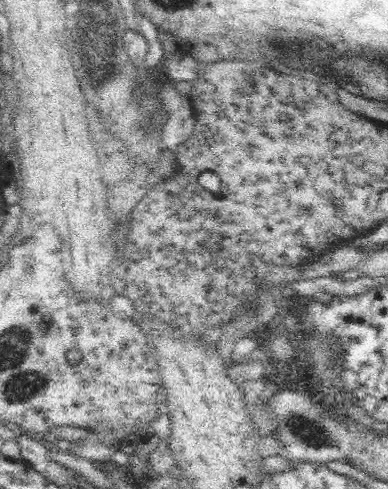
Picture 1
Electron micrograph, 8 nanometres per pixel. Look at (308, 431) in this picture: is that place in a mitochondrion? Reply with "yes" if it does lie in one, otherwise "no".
yes

